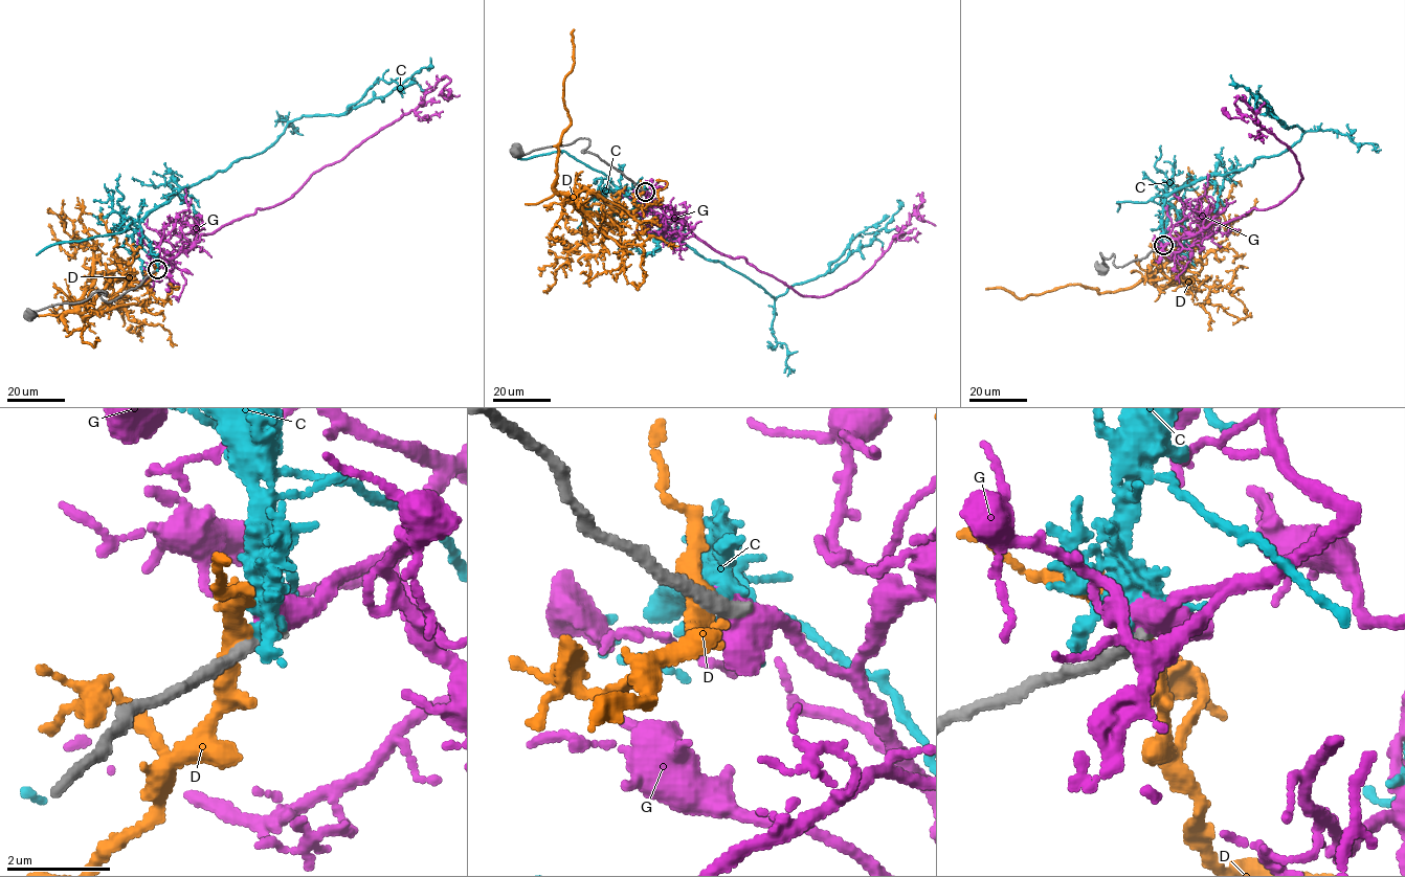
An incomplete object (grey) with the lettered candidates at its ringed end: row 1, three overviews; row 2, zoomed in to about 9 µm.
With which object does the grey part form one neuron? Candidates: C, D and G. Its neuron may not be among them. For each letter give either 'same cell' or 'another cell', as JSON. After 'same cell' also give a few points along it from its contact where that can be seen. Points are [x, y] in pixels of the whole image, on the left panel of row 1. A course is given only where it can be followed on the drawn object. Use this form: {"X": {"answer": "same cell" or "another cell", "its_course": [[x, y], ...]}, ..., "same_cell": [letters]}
{"C": {"answer": "another cell"}, "D": {"answer": "another cell"}, "G": {"answer": "same cell", "its_course": [[157, 269], [201, 234], [284, 202], [446, 77], [443, 95], [449, 97], [445, 89]]}, "same_cell": ["G"]}

